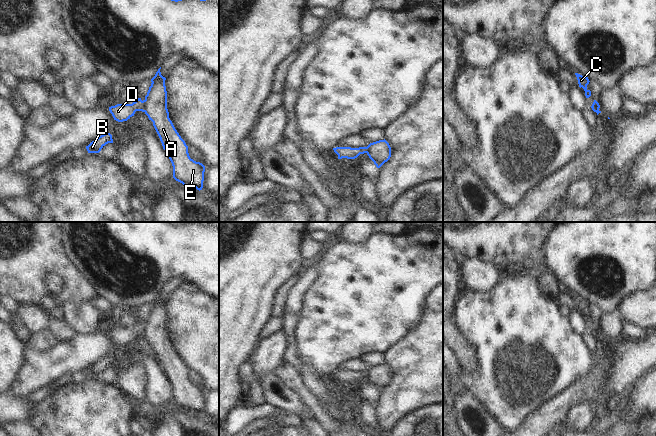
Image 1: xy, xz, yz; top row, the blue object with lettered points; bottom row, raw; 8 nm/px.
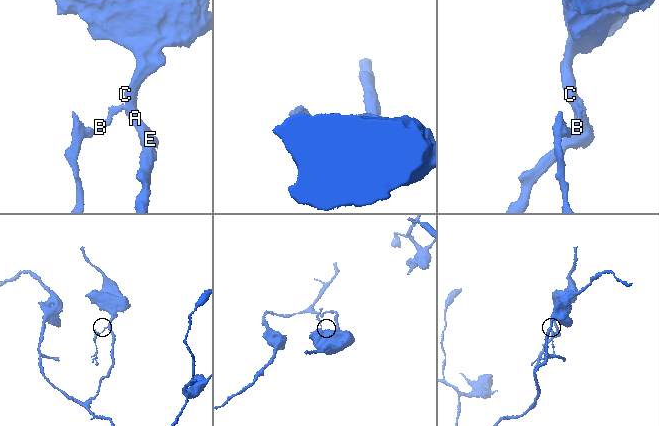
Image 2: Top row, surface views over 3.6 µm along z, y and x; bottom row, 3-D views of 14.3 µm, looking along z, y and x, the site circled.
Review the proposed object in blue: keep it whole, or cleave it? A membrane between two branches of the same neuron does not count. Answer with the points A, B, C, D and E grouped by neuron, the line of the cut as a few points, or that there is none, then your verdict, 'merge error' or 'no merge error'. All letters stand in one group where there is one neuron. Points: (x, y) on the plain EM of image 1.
groups A C E / B D; cut xy (145, 324), (144, 335); merge error

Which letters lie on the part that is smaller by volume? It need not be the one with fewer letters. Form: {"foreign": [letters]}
{"foreign": ["B", "D"]}

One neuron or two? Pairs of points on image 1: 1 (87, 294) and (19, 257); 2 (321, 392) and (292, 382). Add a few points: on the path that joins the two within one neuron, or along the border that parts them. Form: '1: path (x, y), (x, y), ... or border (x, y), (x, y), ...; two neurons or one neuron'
1: path (70, 277), (50, 258), (36, 257); one neuron
2: border (292, 368), (298, 374), (302, 383), (322, 404); two neurons

